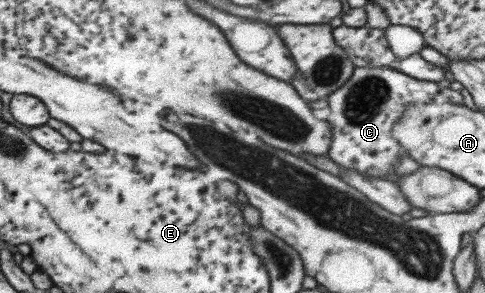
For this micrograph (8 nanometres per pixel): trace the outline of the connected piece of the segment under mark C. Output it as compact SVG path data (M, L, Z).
M386 66L356 67L350 78L334 92L328 93L328 96L324 99L327 101L328 110L330 110L326 121L330 123L330 131L332 131L331 146L327 150L328 158L331 158L332 162L341 168L356 170L358 174L366 174L366 176L378 179L386 178L386 176L393 174L394 168L400 162L400 158L408 156L406 149L390 133L390 128L400 120L400 116L406 110L406 106L416 102L437 104L444 104L446 102L446 104L464 106L464 100L462 100L460 91L452 90L449 87L440 87L437 85L437 82L412 78Z

